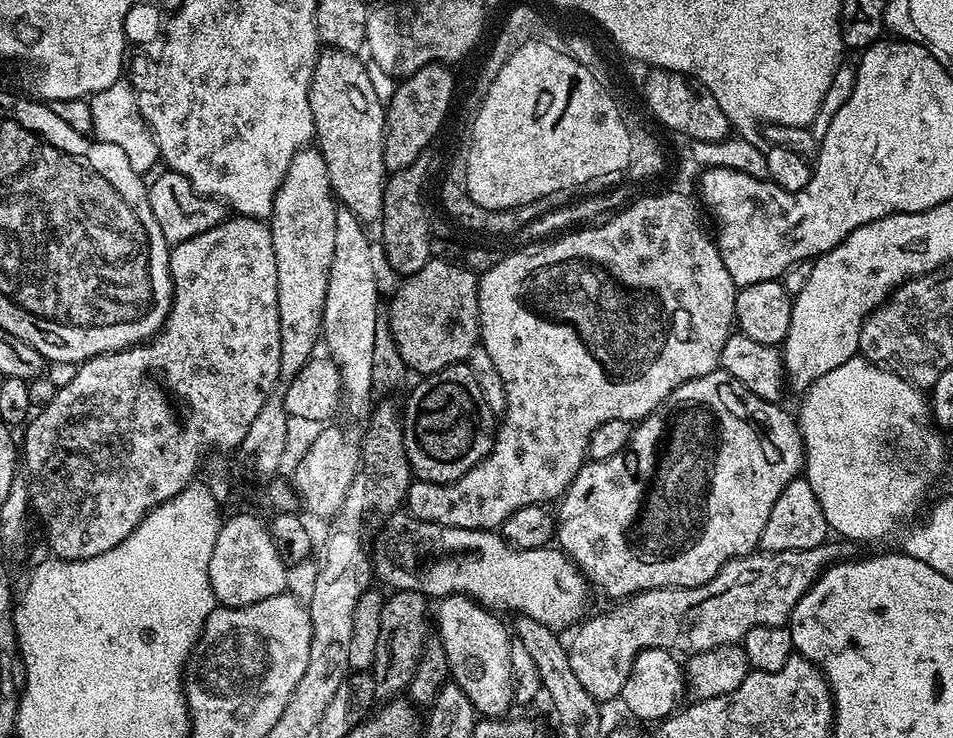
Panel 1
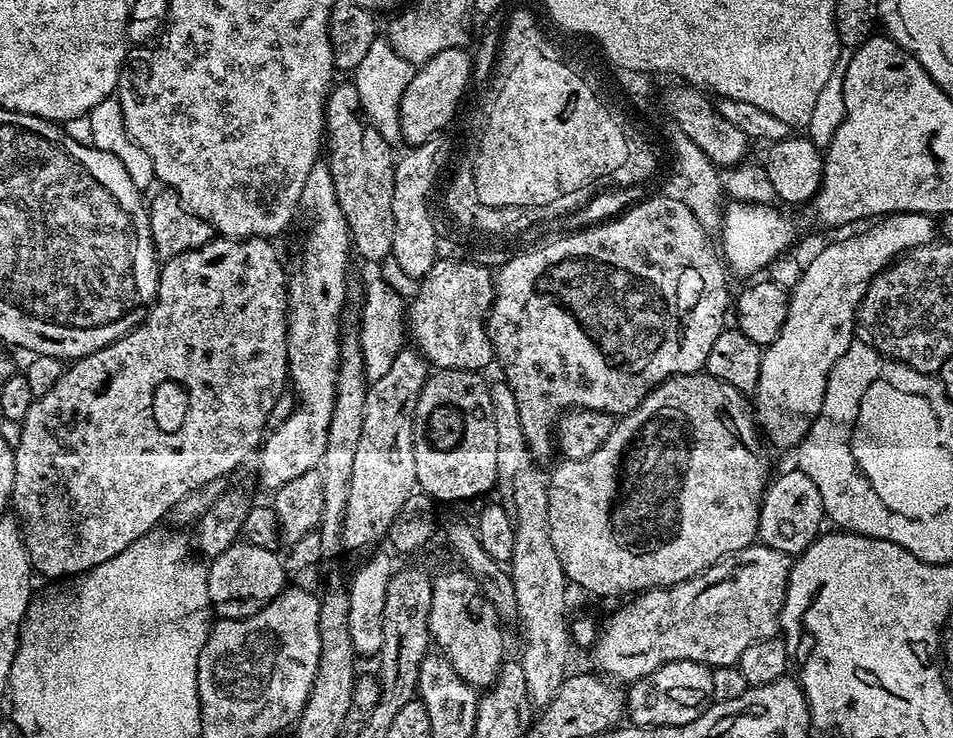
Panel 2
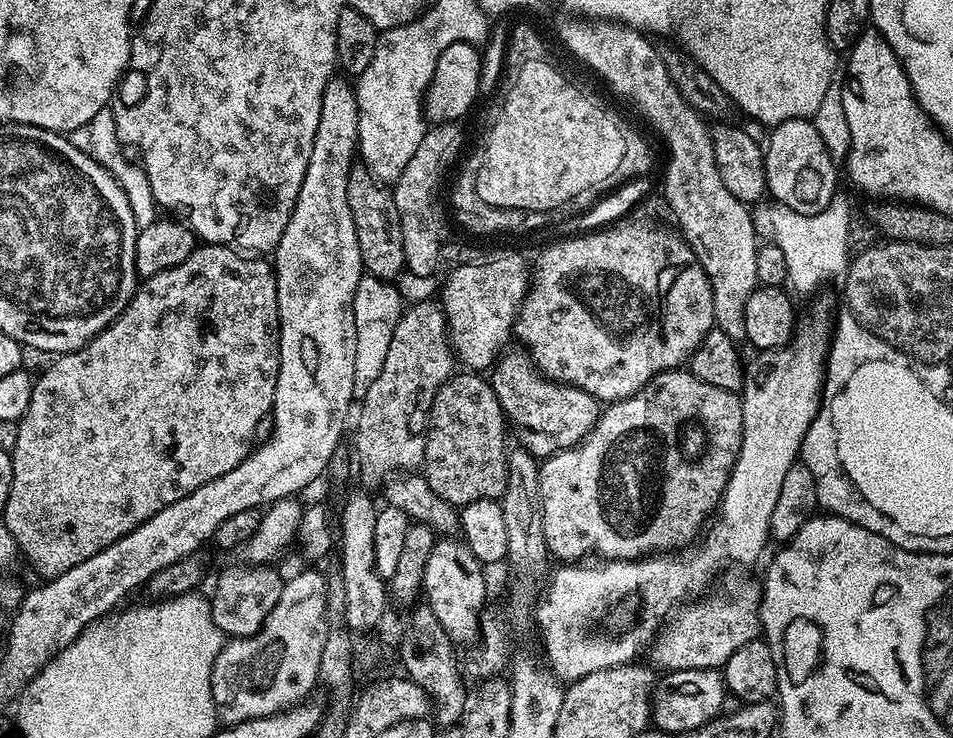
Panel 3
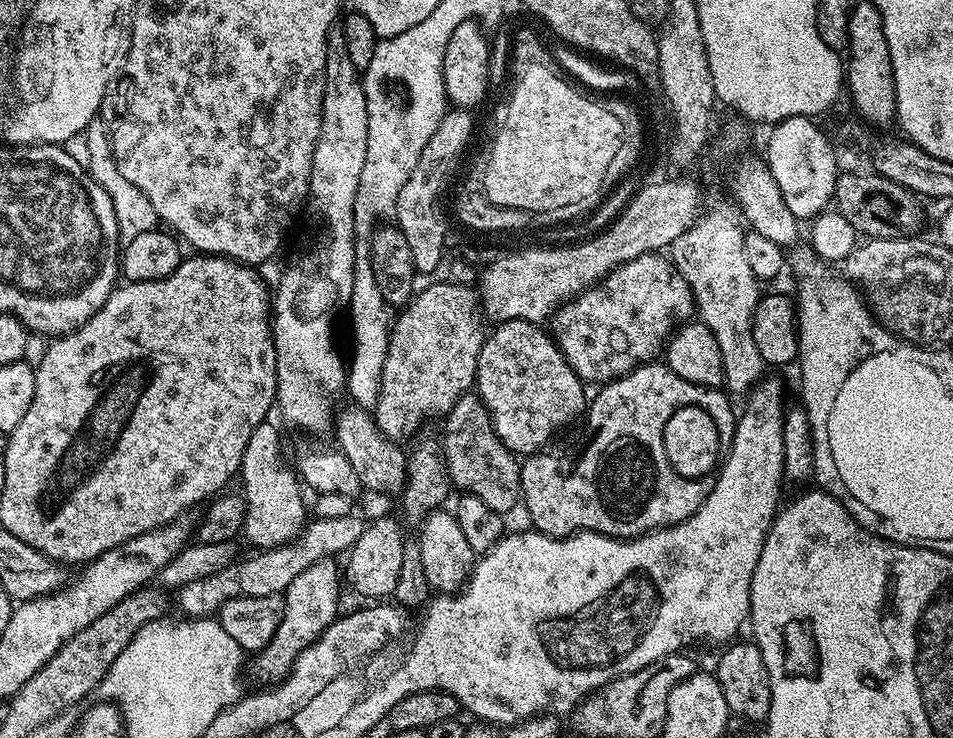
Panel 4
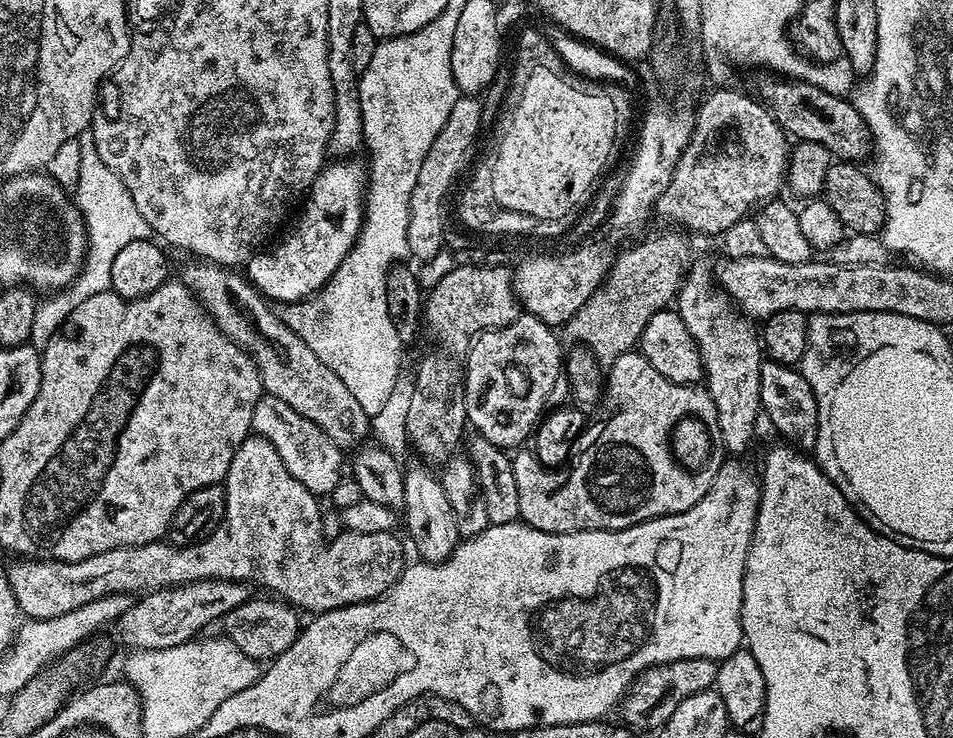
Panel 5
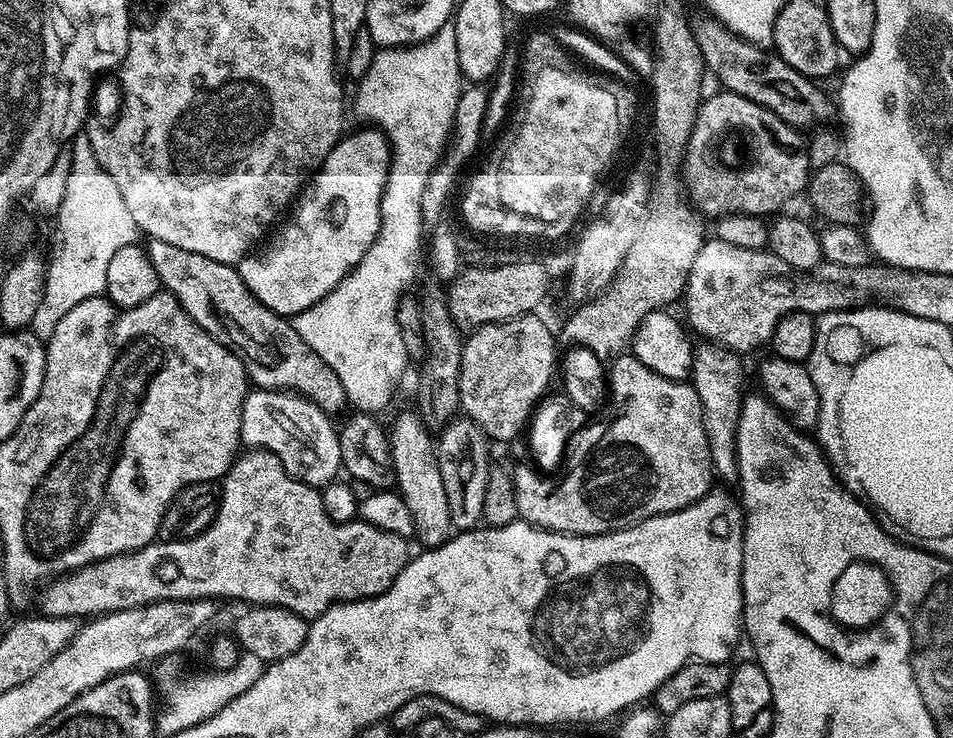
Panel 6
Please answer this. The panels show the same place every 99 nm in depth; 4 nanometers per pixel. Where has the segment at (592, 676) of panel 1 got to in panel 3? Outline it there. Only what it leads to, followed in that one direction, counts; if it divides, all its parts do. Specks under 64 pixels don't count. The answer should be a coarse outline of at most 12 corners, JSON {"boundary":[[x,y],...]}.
{"boundary":[[759,587],[681,607],[652,641],[668,672],[723,669],[761,635]]}

